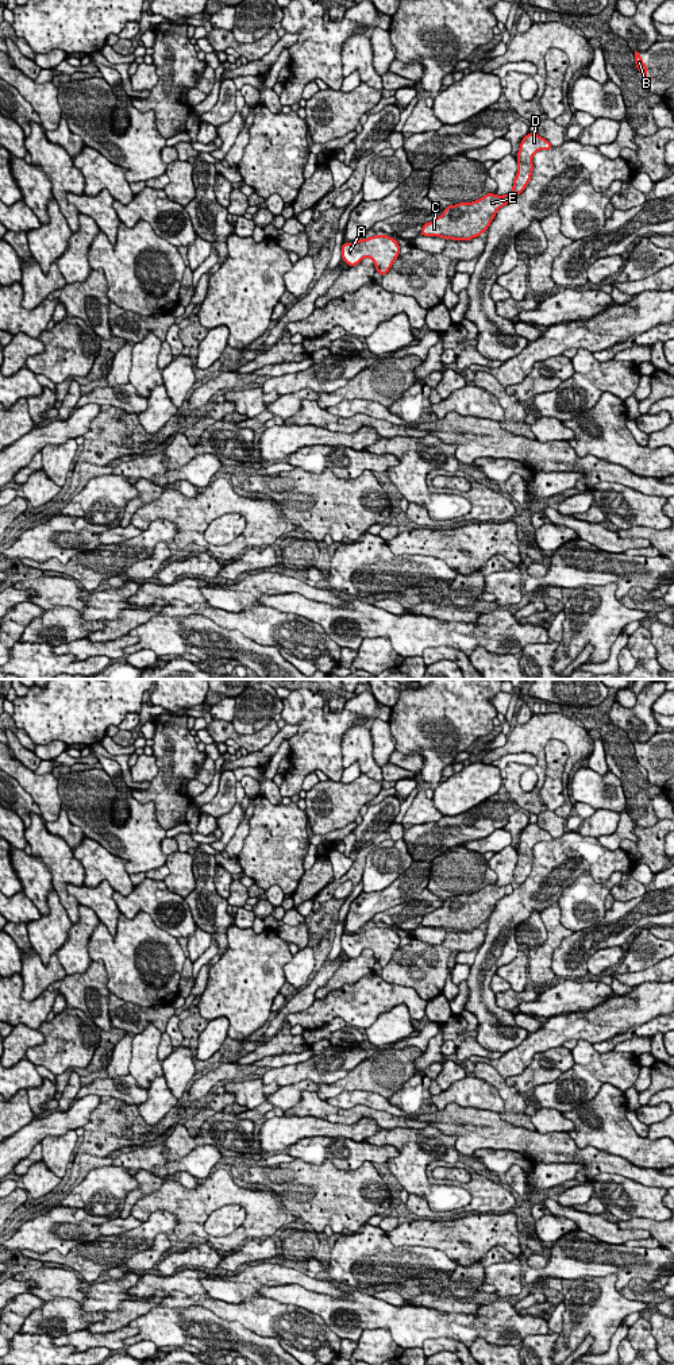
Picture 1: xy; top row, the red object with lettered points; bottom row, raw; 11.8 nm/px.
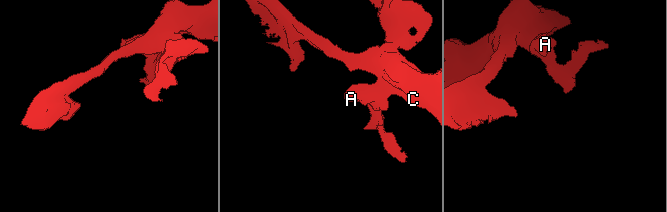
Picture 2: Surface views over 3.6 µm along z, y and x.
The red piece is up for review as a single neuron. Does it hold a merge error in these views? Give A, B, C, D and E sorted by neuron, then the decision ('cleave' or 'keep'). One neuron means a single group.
A C E / B D; cleave

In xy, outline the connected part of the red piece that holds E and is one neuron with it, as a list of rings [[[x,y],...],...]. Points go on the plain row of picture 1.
[[[488,884],[471,894],[448,896],[440,907],[423,915],[420,926],[439,928],[446,932],[471,932],[485,924],[496,903],[512,891],[512,884],[502,887]]]

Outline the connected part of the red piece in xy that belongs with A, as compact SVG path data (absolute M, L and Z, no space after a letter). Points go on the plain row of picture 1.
M375 926L353 934L343 934L340 946L348 957L357 957L363 949L370 949L375 963L384 968L398 949L400 936L388 926Z

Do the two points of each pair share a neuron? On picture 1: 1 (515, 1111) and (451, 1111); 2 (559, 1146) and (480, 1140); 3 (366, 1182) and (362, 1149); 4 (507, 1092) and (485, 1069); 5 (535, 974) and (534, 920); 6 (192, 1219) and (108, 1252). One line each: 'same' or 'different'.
1: different
2: same
3: different
4: same
5: different
6: different

